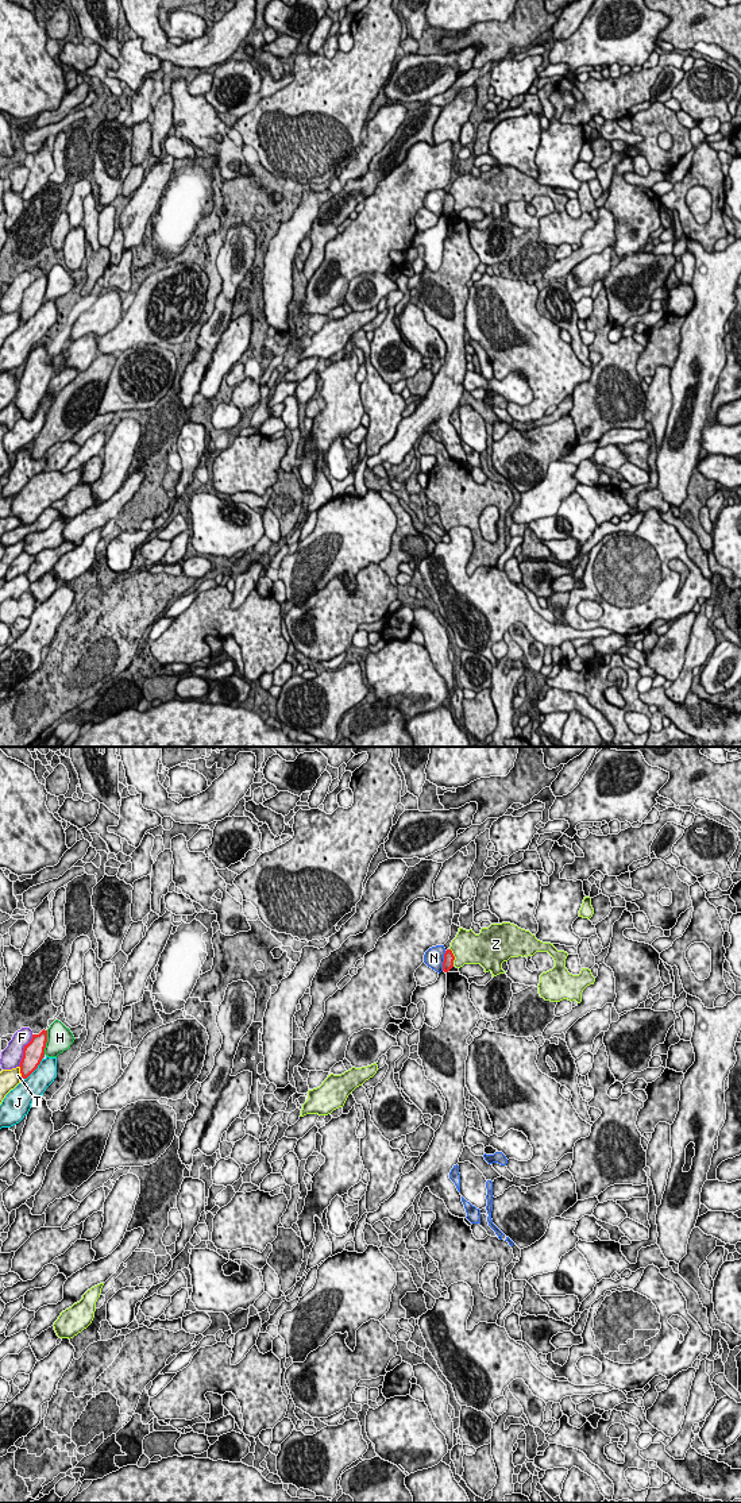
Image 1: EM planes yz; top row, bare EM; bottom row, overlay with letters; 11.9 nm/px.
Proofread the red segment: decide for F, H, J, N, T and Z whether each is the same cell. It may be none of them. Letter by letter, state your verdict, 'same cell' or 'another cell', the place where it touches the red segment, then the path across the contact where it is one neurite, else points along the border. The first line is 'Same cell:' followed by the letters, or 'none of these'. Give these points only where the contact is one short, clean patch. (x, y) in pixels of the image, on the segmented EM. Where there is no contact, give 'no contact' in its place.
Same cell: none of these
F: another cell; contact yz (23, 1051)
H: another cell; contact yz (46, 1041)
J: another cell; contact yz (33, 1071)
N: another cell; contact yz (444, 960)
T: another cell; contact yz (20, 1072)
Z: another cell; contact yz (454, 956)

